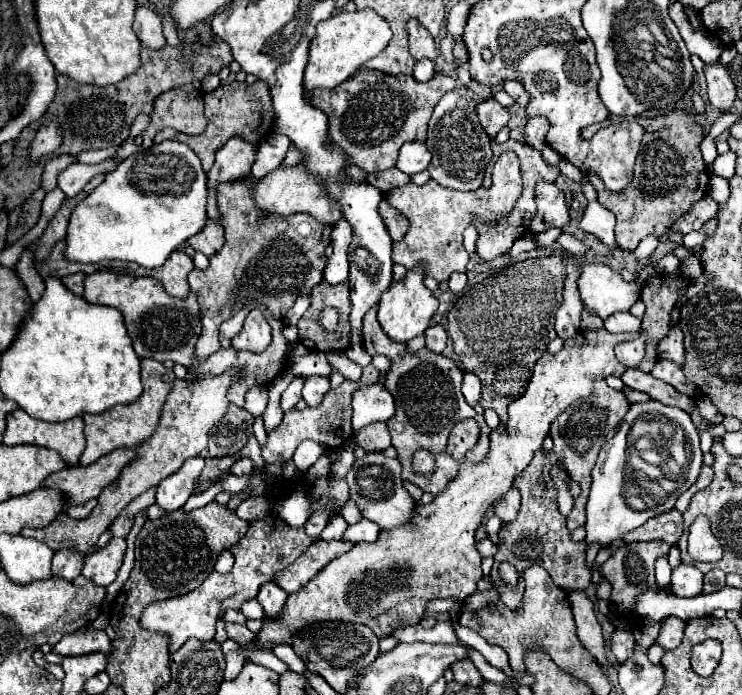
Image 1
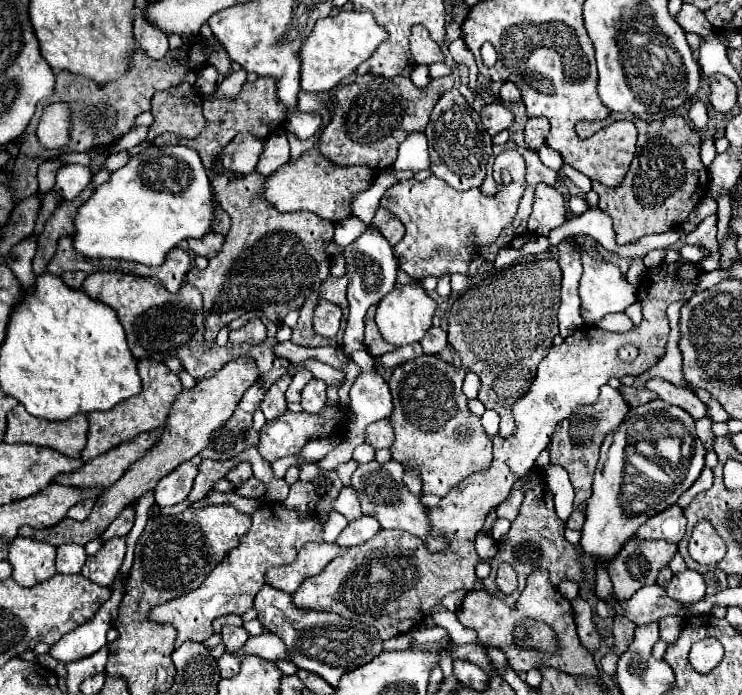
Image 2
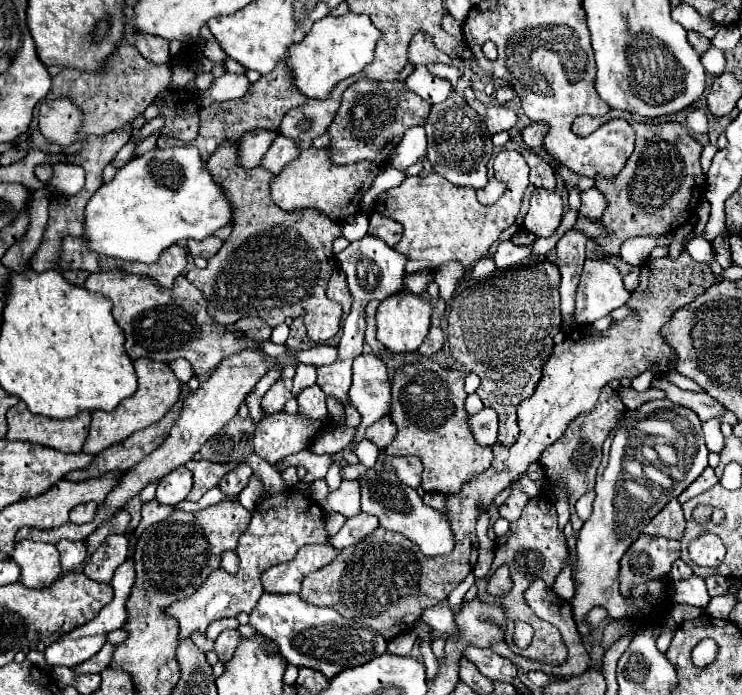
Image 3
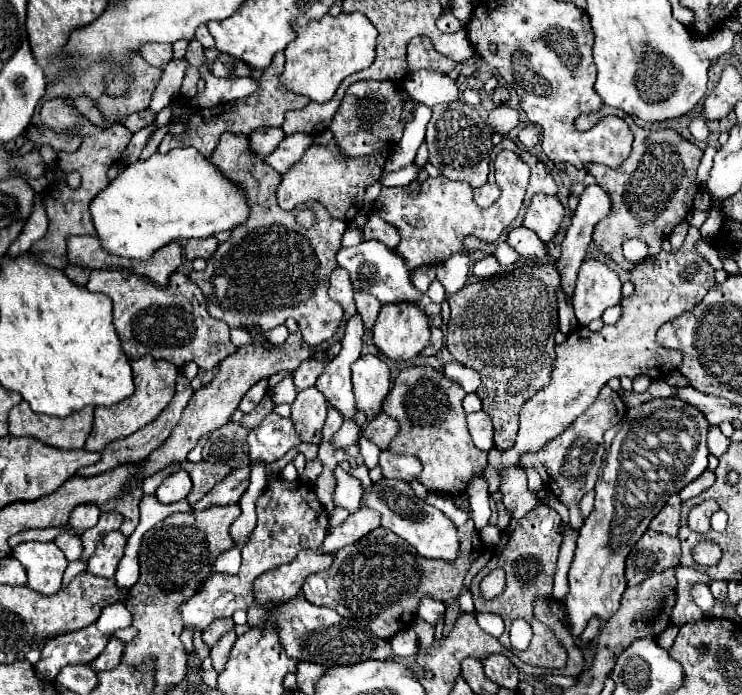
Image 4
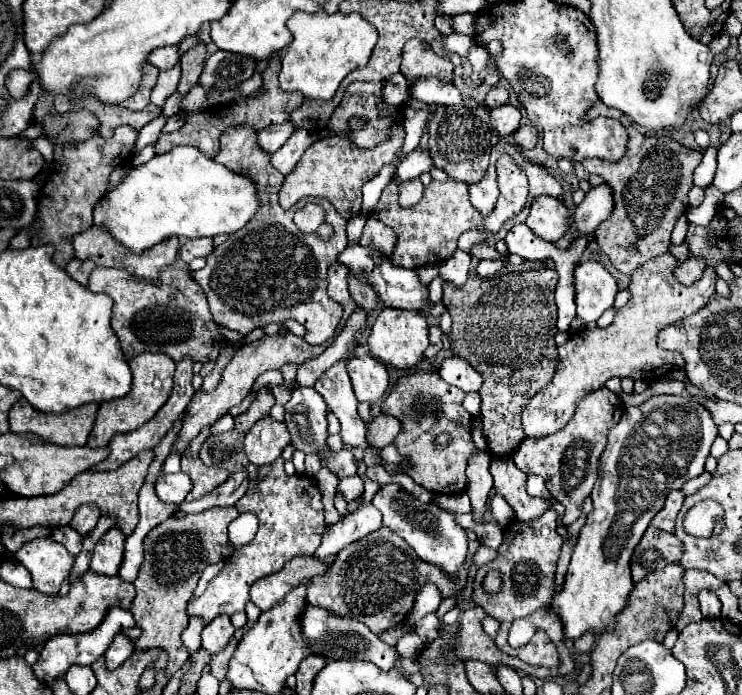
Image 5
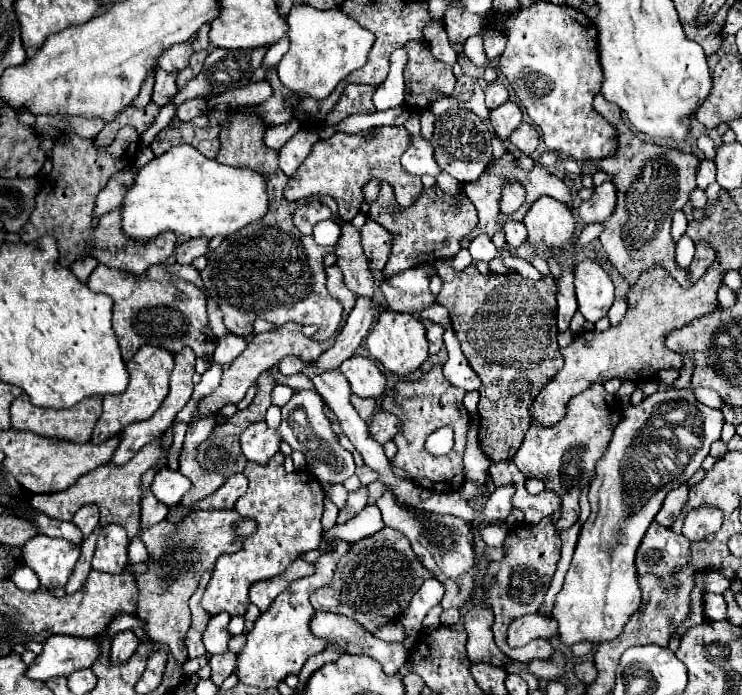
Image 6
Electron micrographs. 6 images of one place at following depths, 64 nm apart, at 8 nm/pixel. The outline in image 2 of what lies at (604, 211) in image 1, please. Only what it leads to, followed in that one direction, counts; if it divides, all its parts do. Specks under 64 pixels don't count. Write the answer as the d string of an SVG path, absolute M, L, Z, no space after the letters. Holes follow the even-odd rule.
M588 208L584 214L576 216L574 220L566 220L566 224L562 224L560 228L554 228L548 234L548 240L552 246L558 246L562 238L566 236L578 236L578 234L586 234L592 236L594 240L598 240L606 250L622 254L622 246L616 244L616 234L612 230L612 216L606 214L604 210L596 208Z

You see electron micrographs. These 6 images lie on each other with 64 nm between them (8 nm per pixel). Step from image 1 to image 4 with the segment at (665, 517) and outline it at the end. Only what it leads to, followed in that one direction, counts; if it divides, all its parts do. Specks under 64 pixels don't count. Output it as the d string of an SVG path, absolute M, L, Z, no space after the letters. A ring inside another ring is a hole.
M674 494L668 504L662 508L662 512L650 522L648 526L654 532L660 534L670 534L670 536L678 536L678 528L680 528L680 498Z

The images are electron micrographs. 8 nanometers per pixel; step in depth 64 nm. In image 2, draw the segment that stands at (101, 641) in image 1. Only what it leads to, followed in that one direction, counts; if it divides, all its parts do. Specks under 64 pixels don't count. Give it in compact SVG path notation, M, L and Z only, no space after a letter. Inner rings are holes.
M116 582L112 588L110 600L102 604L102 608L96 612L96 616L92 620L88 620L86 624L78 626L76 630L64 634L50 648L50 656L66 664L72 660L86 658L86 656L98 652L100 648L104 648L108 644L106 632L112 628L112 624L116 620L118 602L122 600L122 594L124 594L124 582Z

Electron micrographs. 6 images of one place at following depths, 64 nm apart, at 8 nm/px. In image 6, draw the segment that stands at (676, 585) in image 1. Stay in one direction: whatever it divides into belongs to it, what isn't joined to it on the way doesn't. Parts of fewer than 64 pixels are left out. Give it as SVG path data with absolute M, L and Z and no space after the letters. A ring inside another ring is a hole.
M704 594L704 618L708 620L724 620L726 618L726 602L722 594Z

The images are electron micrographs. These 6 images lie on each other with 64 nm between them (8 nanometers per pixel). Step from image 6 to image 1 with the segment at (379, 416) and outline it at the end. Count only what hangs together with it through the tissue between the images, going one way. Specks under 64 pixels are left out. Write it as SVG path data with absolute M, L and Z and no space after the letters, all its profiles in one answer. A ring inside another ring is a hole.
M386 422L380 424L368 424L360 432L356 432L356 444L364 448L366 452L372 450L386 450L390 444L390 434L386 428Z

